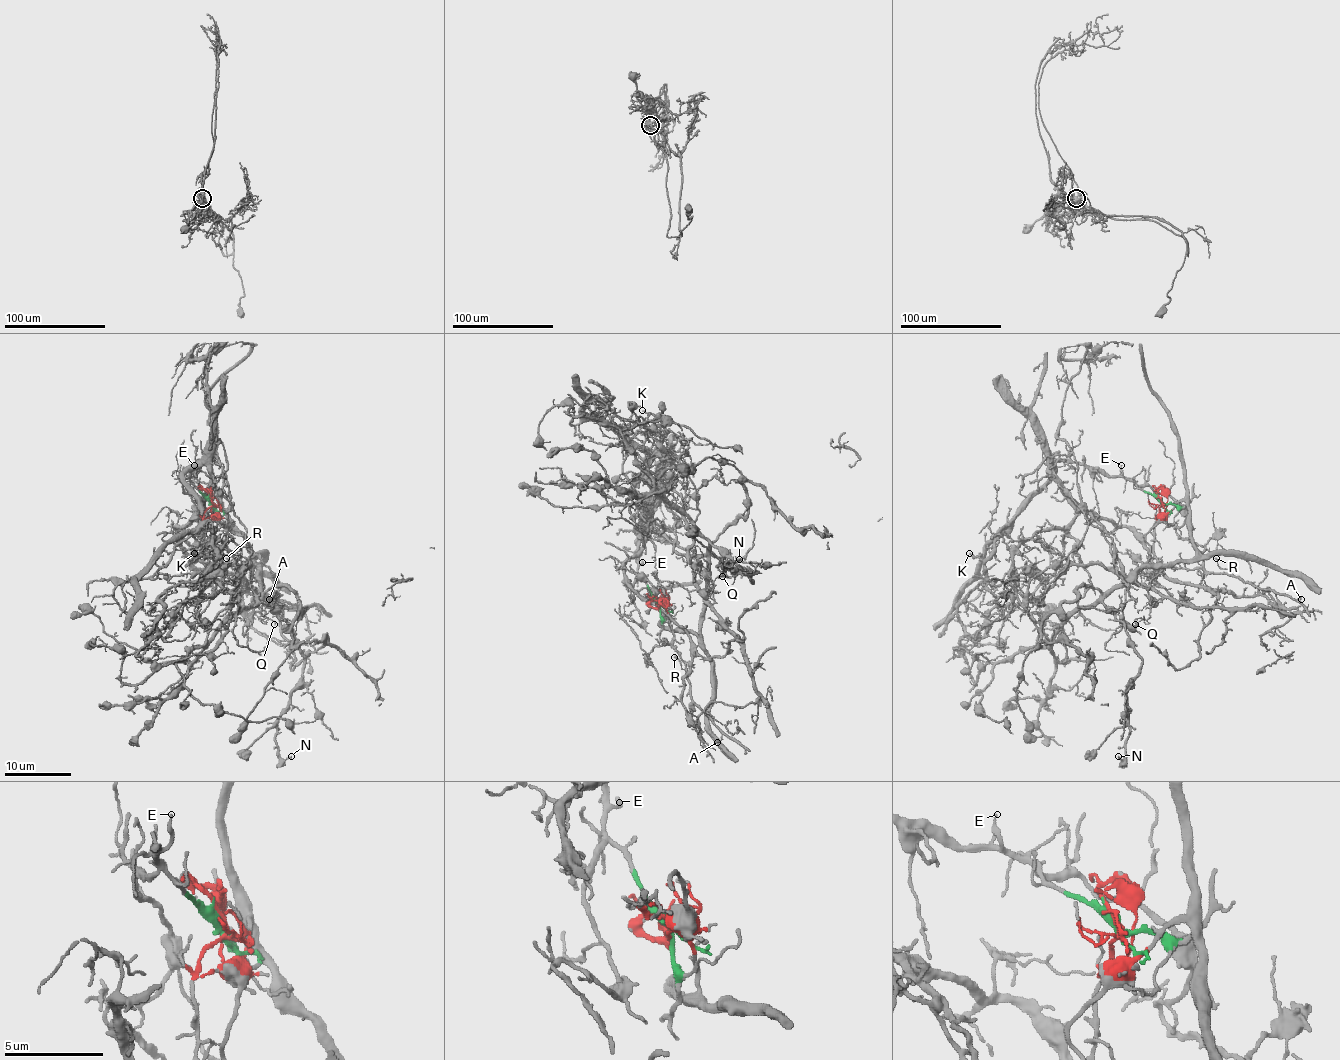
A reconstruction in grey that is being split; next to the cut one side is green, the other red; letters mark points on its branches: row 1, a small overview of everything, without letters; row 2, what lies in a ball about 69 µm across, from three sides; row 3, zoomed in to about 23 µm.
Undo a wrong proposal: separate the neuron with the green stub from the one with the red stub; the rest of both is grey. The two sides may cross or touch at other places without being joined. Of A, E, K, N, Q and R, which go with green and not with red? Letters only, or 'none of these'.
E, K

